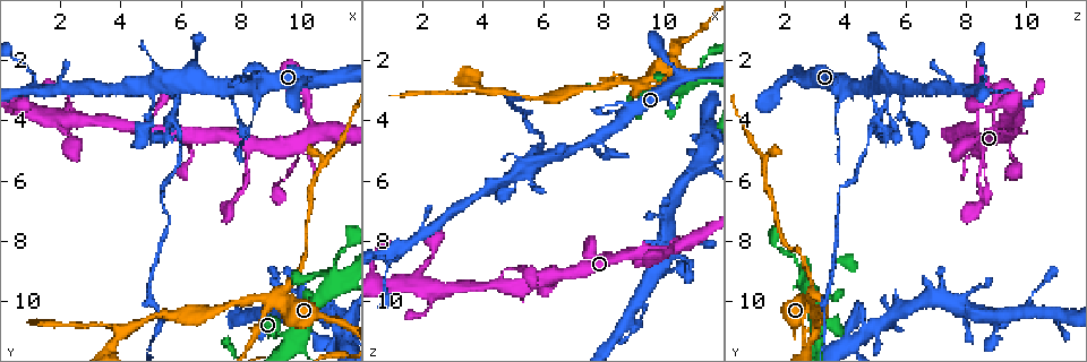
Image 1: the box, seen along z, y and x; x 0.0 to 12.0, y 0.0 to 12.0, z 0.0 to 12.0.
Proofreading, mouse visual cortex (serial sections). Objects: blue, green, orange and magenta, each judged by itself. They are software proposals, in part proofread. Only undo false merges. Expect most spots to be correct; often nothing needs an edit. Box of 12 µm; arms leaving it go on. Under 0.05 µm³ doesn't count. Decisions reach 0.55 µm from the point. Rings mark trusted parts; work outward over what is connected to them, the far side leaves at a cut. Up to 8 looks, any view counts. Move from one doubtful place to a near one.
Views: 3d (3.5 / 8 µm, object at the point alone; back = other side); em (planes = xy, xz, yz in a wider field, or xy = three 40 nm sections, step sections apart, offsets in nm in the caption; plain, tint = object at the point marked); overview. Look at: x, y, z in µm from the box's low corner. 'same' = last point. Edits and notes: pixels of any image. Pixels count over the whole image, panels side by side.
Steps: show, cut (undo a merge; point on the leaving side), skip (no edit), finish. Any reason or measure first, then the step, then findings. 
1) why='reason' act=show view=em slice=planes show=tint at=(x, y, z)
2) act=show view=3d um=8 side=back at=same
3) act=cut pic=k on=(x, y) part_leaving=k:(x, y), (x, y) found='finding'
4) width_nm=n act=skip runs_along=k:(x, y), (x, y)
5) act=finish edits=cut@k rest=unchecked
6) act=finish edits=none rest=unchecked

why='two arms at a narrow angle' act=show view=3d um=8 at=(9.3, 9.7, 2.8)

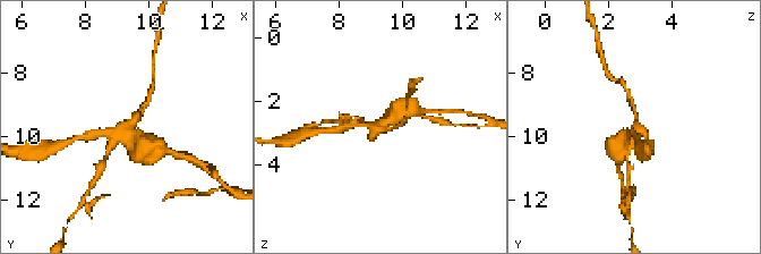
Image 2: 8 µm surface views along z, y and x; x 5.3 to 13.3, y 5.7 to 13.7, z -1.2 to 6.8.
arms=4 arm_widths_nm=150,150,200,600 act=show view=em slice=xy step=5 show=tint at=(9.4, 9.8, 2.9)

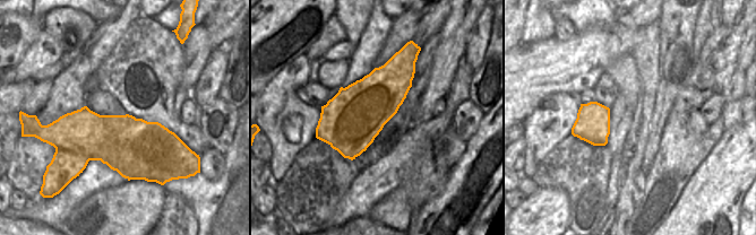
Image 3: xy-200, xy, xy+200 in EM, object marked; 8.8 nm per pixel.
act=cut pic=2 on=(102, 163) found='a second cell is stuck on'

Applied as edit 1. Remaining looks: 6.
why='branch point' act=show view=3d um=8 at=(8.7, 2.9, 3.9)

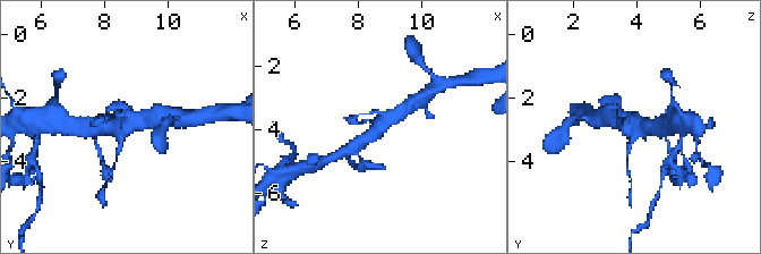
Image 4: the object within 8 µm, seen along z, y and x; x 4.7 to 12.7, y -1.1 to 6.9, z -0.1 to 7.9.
act=show view=em slice=xy step=3 show=tint at=(8.7, 2.8, 3.9)

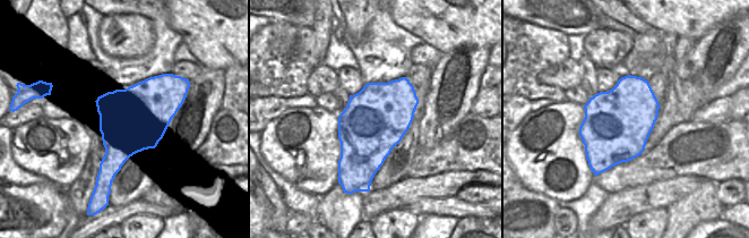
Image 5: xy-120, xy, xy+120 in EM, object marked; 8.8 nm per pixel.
act=skip runs_along=4:(407, 108), (353, 146) found='one cell here'

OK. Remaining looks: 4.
why='looks like a crossing' act=show view=3d um=3.5 at=(1.2, 3.0, 8.3)

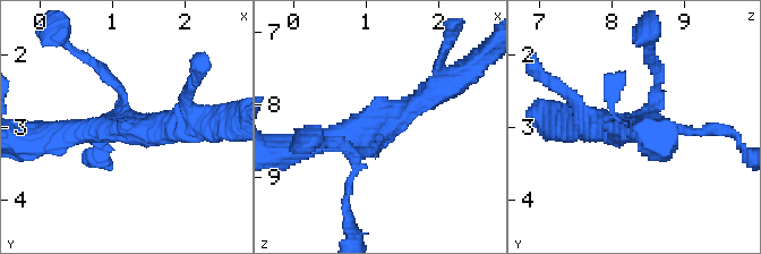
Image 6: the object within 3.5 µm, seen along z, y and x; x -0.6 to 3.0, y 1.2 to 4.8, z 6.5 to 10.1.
arms=4 arm_widths_nm=150,150,350,350 act=show view=em slice=xy step=5 show=tint at=(1.20, 3.00, 8.30)

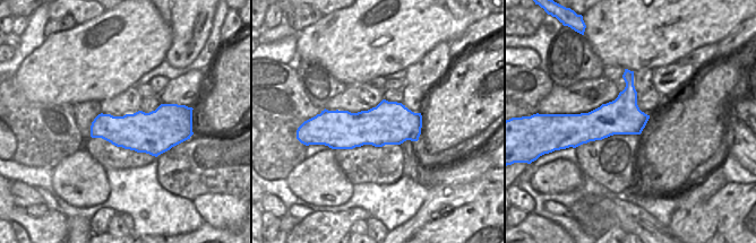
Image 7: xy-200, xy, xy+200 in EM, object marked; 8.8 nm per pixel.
act=skip runs_along=6:(447, 83), (358, 146), (350, 193) found='one cell here'

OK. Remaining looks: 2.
act=finish edits=cut@2 rest=unchecked

